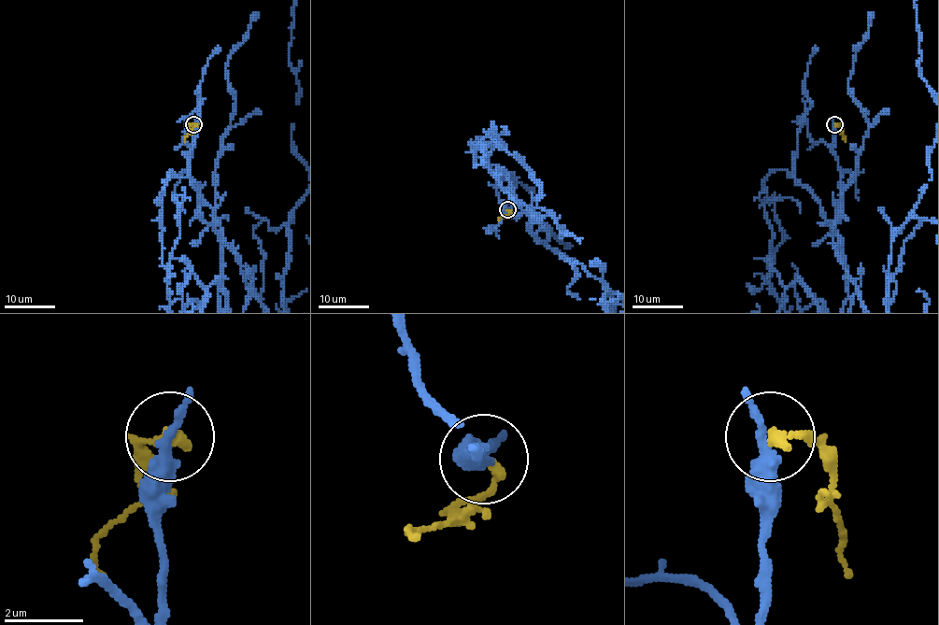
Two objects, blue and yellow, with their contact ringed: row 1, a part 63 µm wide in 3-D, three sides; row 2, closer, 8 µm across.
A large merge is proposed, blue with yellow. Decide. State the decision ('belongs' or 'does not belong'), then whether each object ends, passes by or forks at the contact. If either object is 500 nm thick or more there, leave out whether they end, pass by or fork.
does not belong; blue passes by; yellow ends

